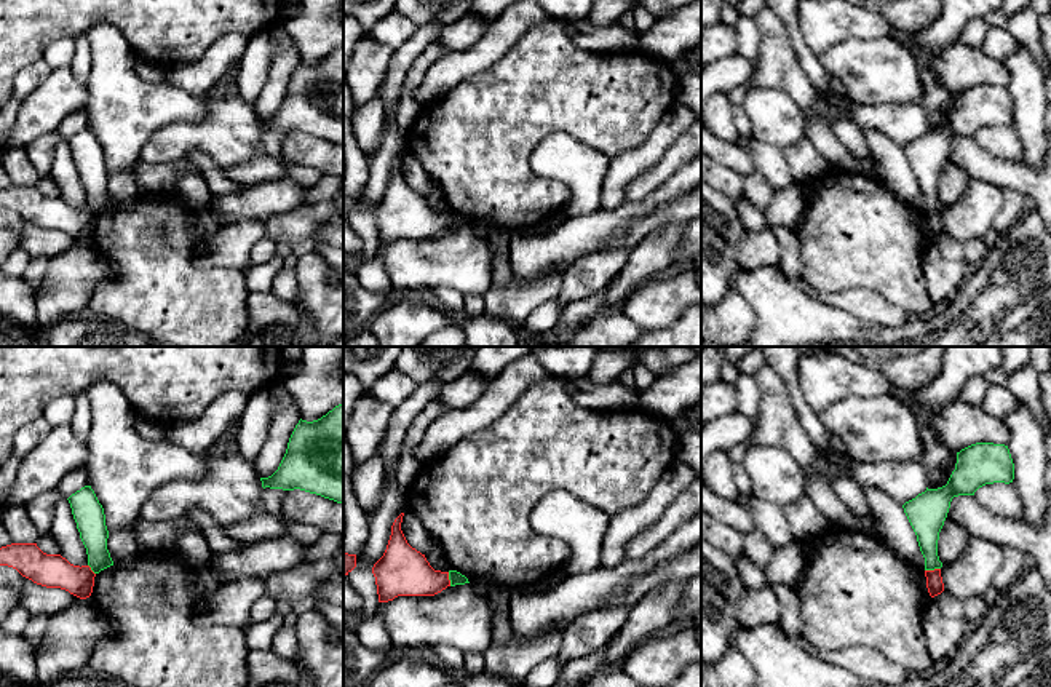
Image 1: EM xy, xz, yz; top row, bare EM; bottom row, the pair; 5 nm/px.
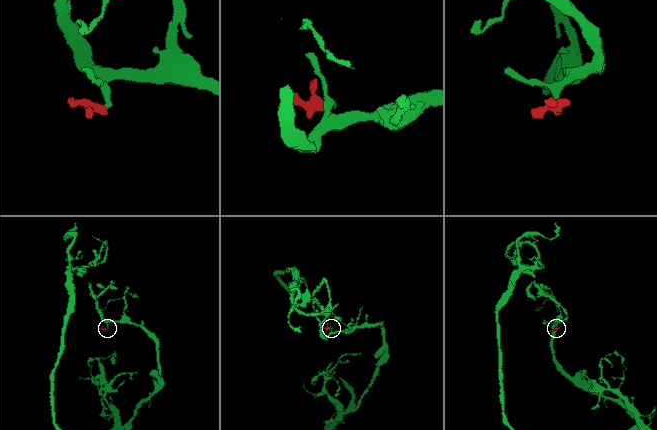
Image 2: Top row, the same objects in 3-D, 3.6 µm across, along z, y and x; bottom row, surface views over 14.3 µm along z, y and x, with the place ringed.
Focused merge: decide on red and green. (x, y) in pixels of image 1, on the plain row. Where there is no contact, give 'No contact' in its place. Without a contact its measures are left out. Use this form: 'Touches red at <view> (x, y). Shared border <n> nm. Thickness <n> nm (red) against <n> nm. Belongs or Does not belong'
Touches red at yz (932, 213). Shared border 80 nm. Thickness 90 nm (red) against 160 nm. Does not belong

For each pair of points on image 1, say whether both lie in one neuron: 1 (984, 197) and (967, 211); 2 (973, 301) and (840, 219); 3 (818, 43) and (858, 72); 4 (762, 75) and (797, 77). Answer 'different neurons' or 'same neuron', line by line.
1: same neuron
2: different neurons
3: different neurons
4: same neuron

